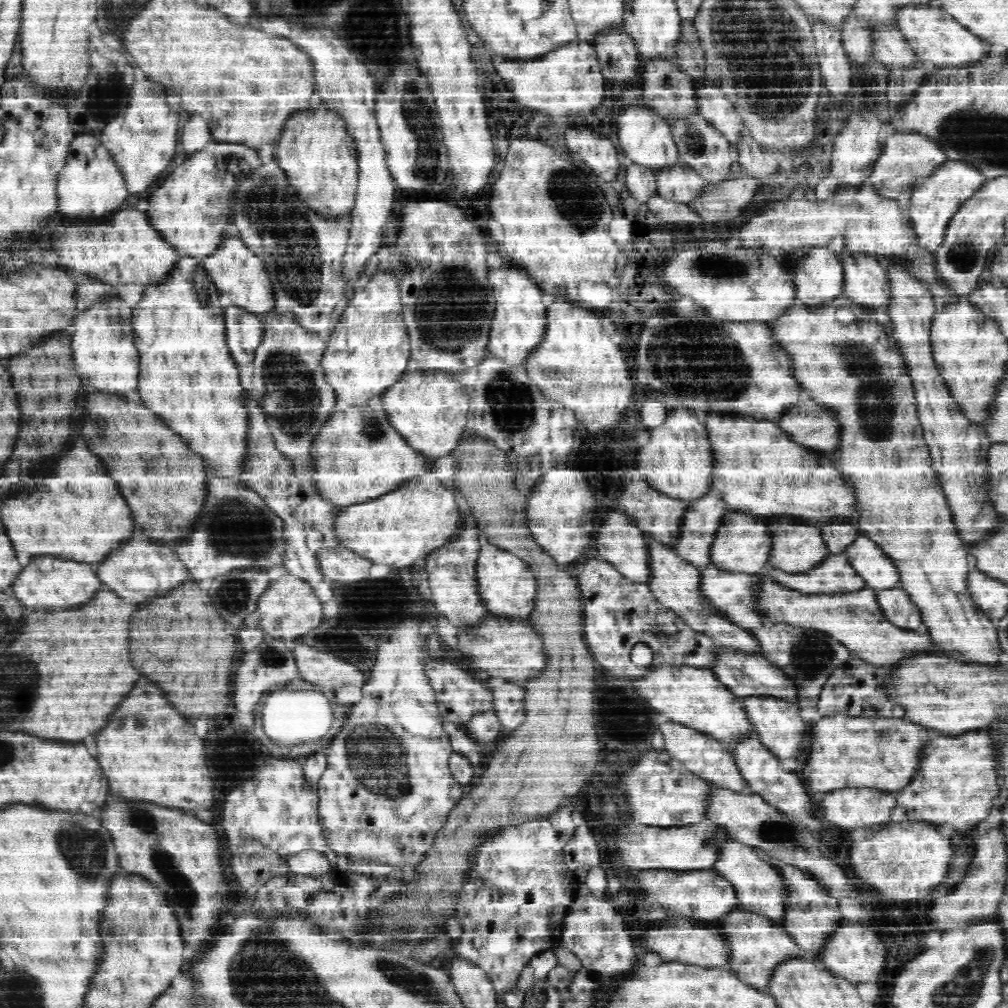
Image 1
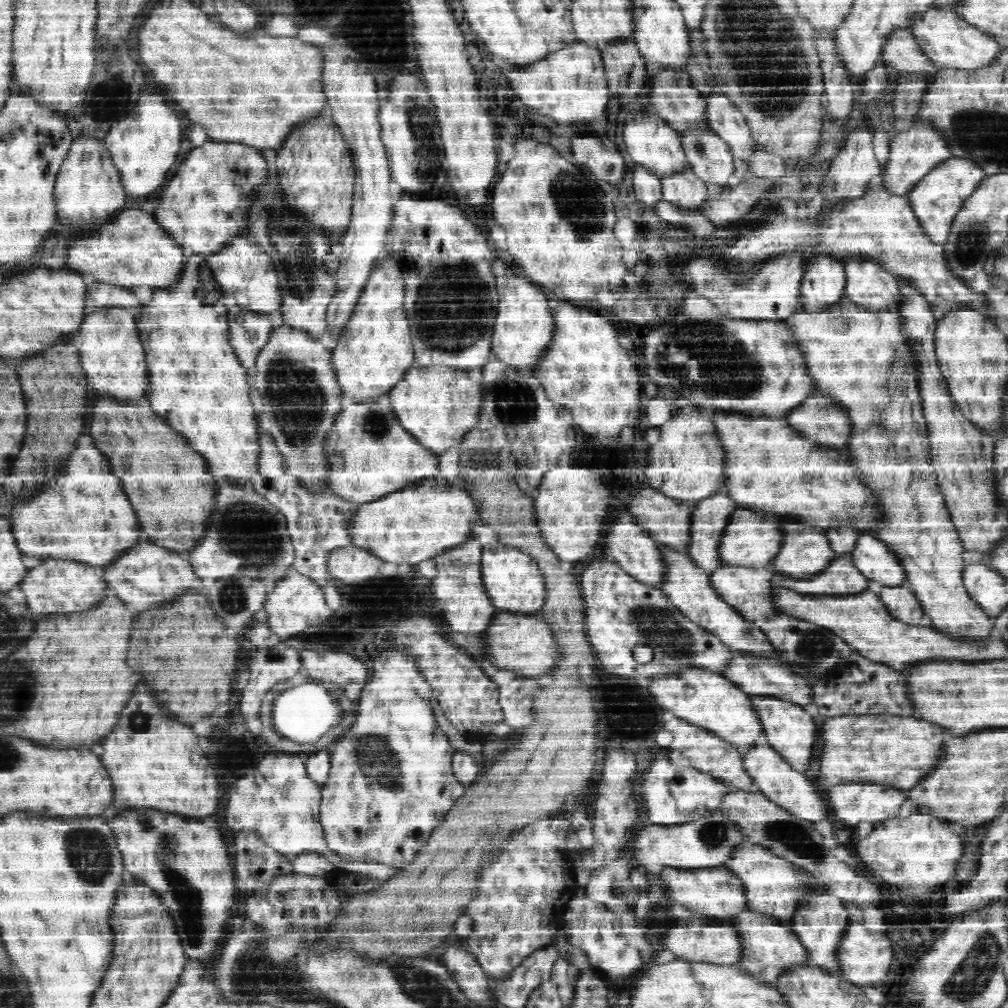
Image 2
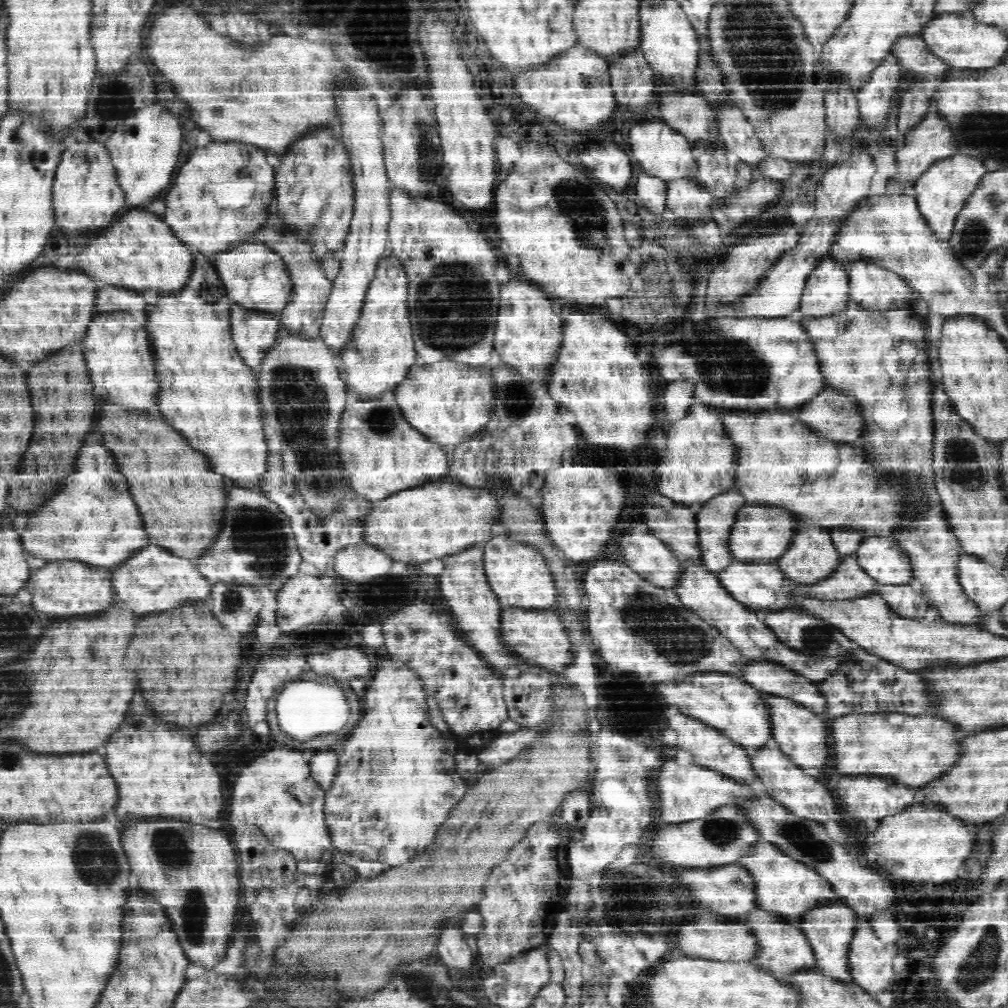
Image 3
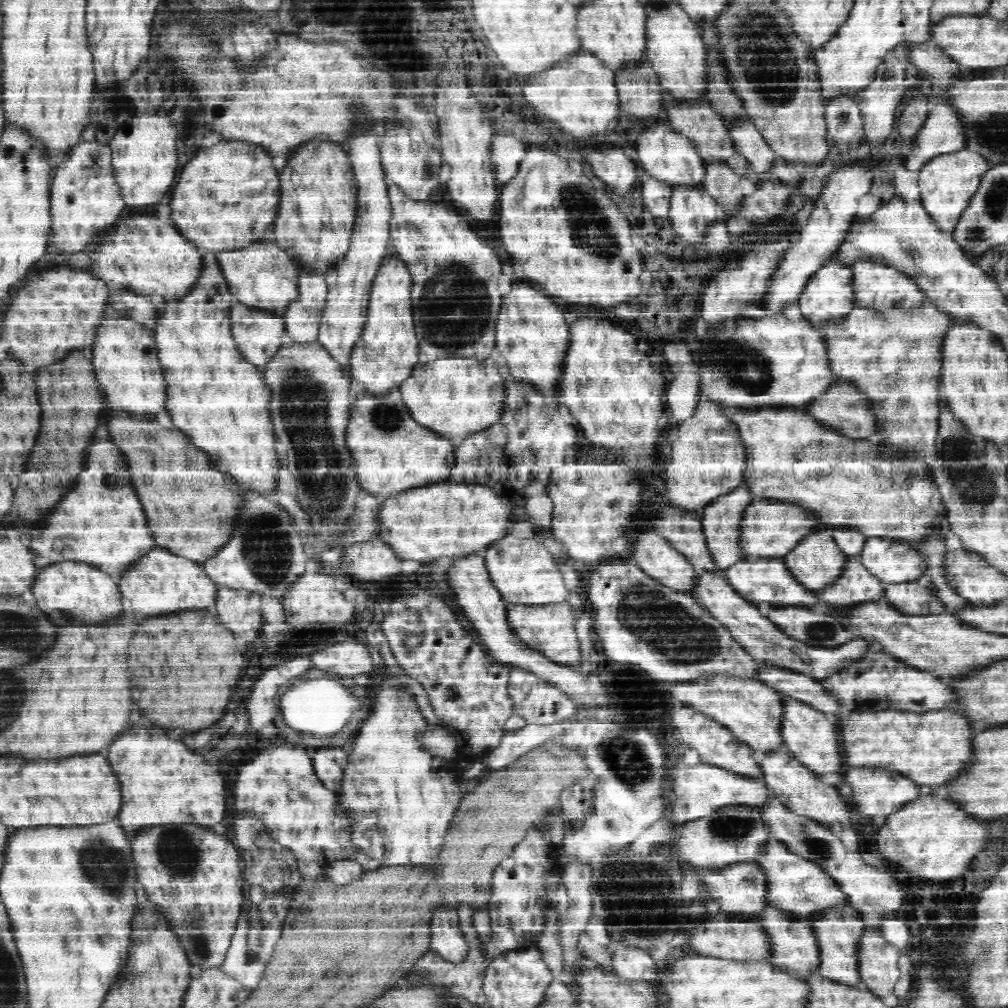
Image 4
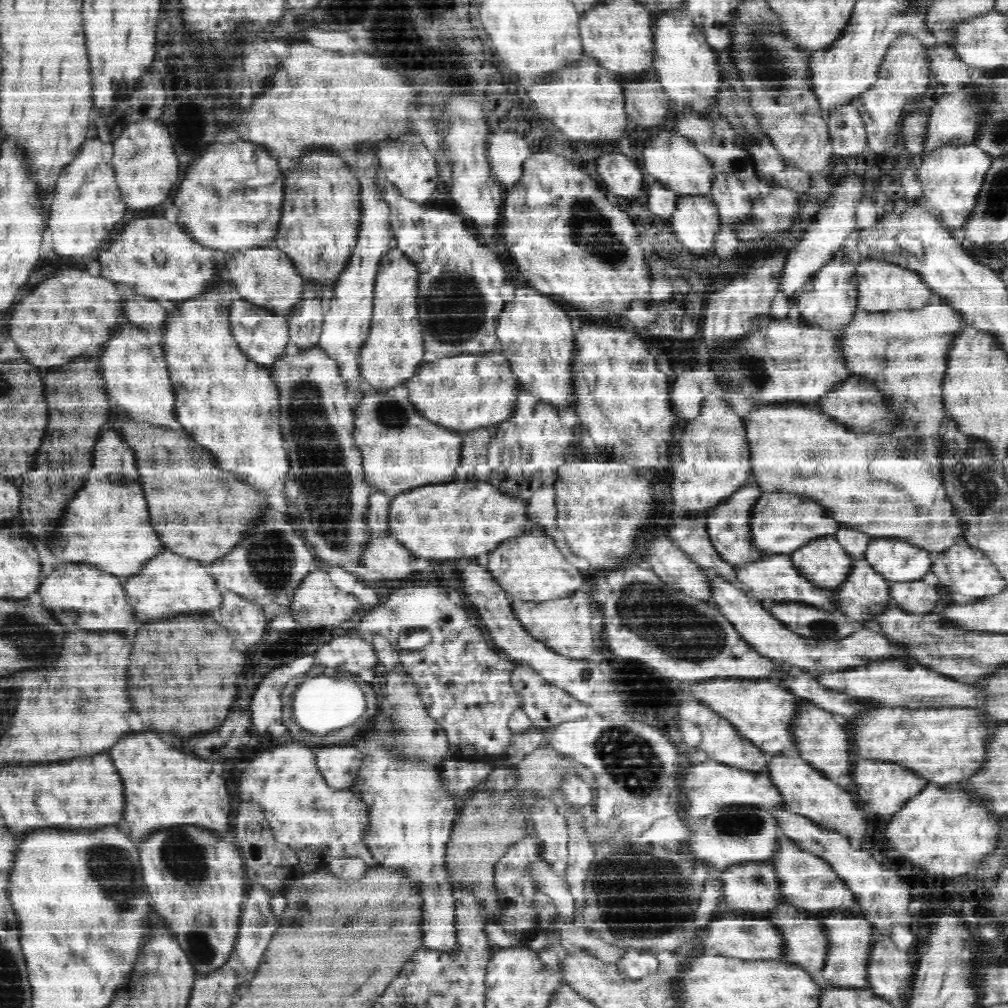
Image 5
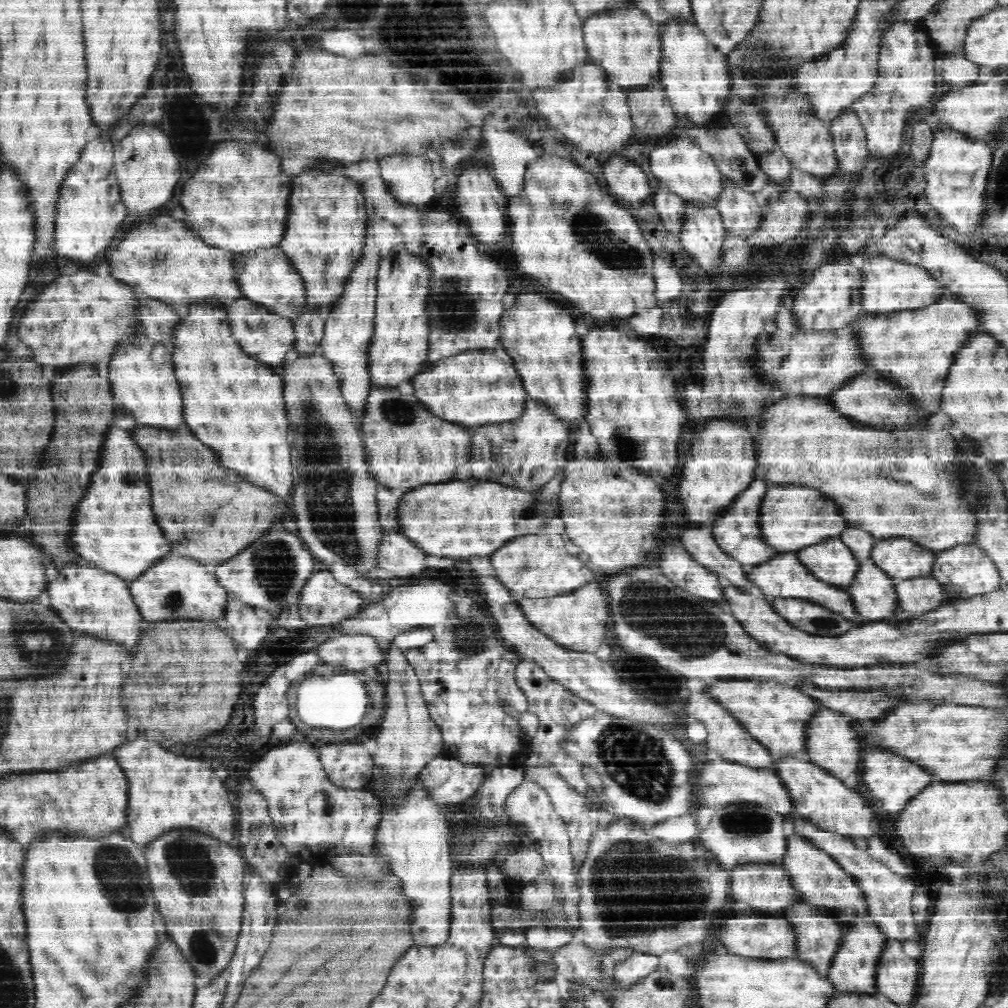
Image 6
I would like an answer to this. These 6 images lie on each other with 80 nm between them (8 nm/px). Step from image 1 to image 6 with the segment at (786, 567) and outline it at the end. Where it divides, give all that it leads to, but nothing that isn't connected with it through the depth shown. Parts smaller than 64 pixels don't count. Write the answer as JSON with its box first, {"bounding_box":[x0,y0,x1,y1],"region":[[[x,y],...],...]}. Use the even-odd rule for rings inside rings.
{"bounding_box":[798,537,860,586],"region":[[[839,537],[812,548],[804,548],[798,554],[814,576],[828,580],[830,584],[849,586],[860,570],[860,562]]]}

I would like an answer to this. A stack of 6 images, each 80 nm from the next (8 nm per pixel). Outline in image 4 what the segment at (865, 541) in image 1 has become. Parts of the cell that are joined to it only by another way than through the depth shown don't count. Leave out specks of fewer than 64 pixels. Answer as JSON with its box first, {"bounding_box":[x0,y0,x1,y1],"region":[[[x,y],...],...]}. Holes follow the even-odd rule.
{"bounding_box":[862,537,928,583],"region":[[[870,537],[862,552],[864,566],[884,583],[918,581],[927,572],[928,557],[901,539]]]}

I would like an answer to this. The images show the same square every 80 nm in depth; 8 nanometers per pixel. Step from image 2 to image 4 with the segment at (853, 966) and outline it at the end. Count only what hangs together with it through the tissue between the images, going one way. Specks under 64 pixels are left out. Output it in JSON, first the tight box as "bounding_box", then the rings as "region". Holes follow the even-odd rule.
{"bounding_box":[859,928,900,996],"region":[[[868,928],[859,950],[860,990],[872,991],[876,996],[894,994],[900,972],[900,949],[886,942],[880,932]]]}

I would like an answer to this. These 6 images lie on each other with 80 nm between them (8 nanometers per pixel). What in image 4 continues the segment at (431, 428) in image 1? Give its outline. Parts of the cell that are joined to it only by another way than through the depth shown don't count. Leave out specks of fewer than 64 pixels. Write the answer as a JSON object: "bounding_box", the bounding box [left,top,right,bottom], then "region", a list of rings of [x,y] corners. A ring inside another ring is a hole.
{"bounding_box":[398,357,507,447],"region":[[[457,357],[419,362],[398,388],[411,415],[420,424],[451,438],[457,447],[467,435],[501,419],[507,407],[507,378],[505,366],[492,358]]]}

